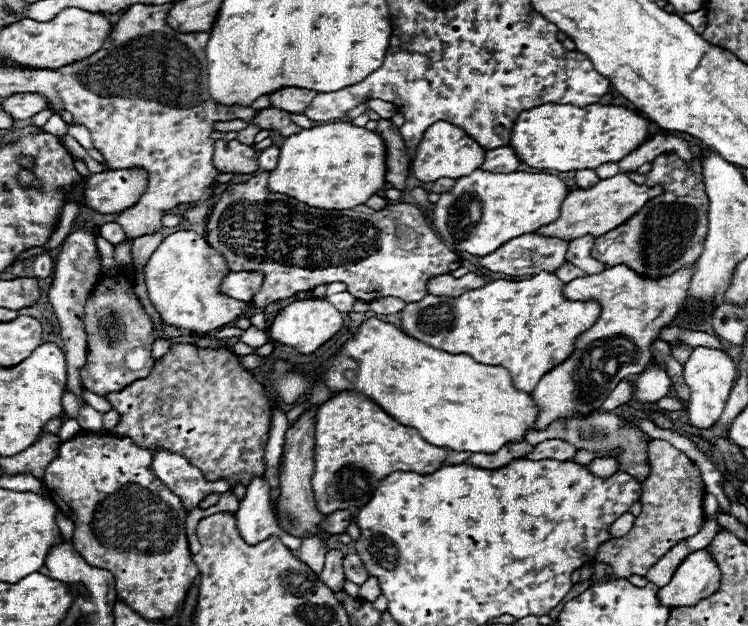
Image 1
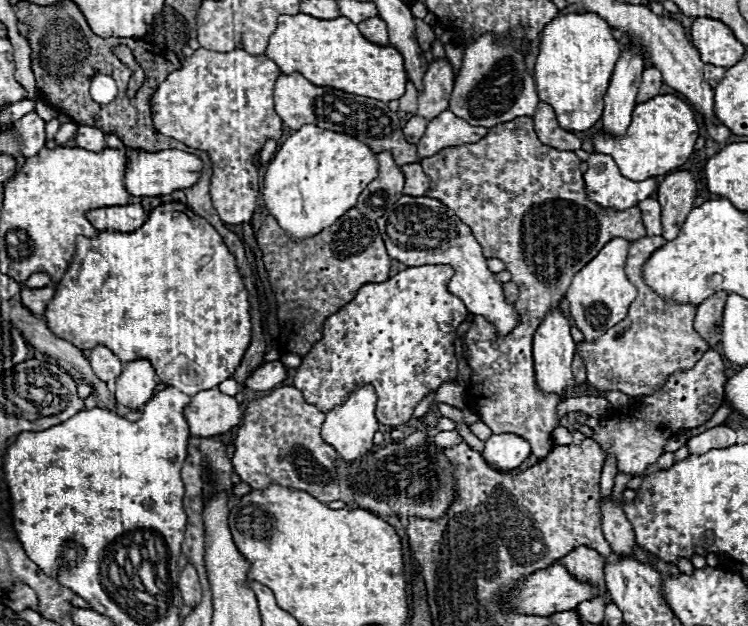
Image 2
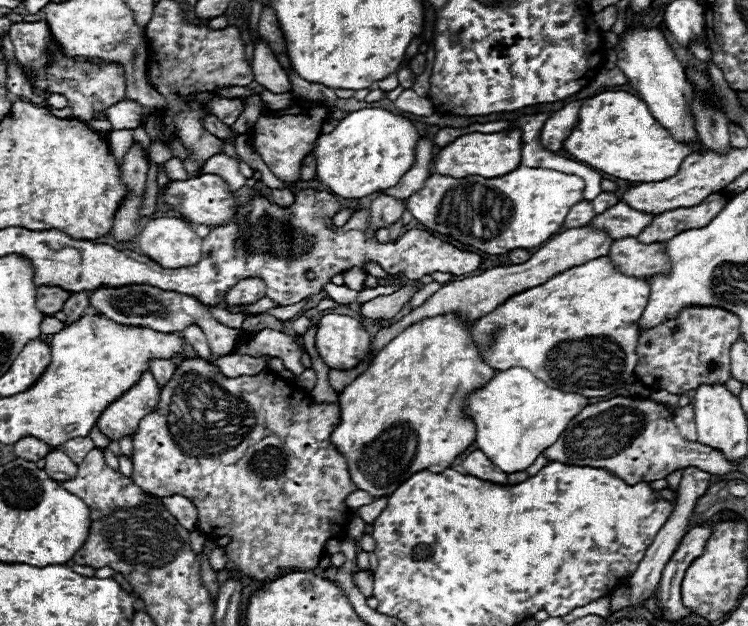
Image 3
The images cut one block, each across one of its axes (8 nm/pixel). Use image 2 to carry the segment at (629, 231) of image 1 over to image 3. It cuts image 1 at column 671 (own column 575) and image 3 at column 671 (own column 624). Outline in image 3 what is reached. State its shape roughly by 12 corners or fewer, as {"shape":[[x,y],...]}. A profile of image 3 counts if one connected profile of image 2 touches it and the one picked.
{"shape":[[726,192],[698,206],[668,210],[636,238],[666,242],[684,230],[704,228],[728,204]]}

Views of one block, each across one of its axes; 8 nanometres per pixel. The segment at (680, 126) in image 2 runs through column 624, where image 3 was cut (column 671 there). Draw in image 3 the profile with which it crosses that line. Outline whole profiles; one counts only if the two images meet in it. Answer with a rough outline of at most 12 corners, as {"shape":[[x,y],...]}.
{"shape":[[628,92],[586,99],[564,150],[630,182],[674,176],[682,144]]}

